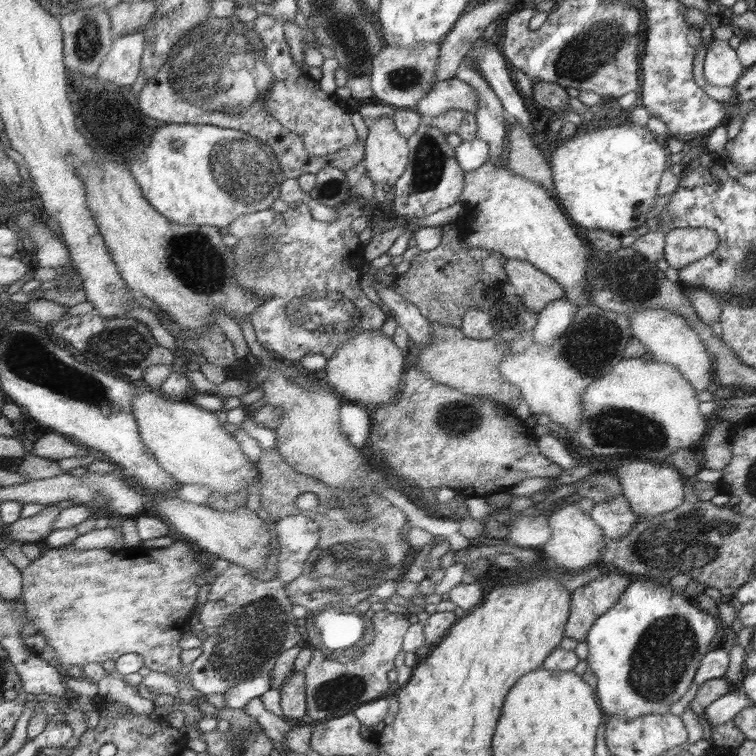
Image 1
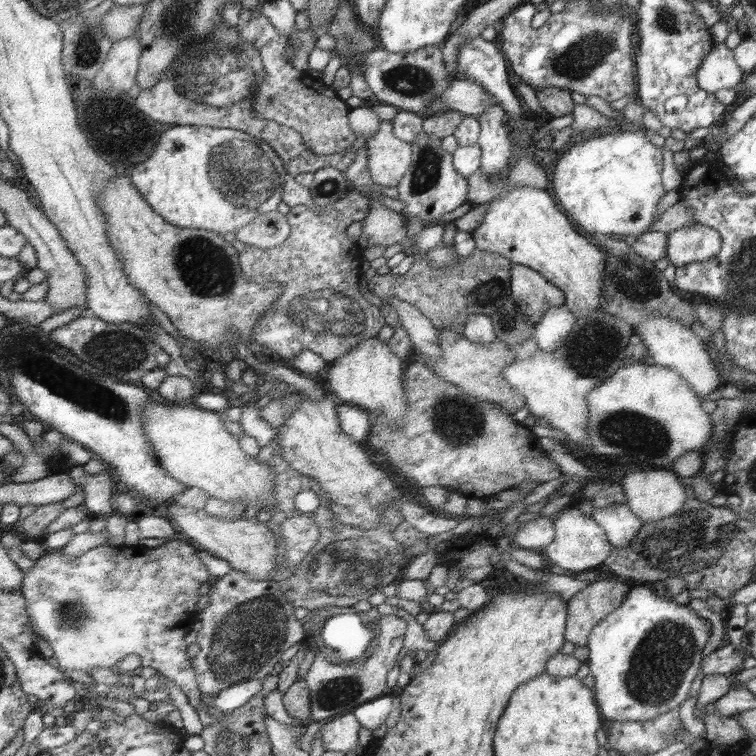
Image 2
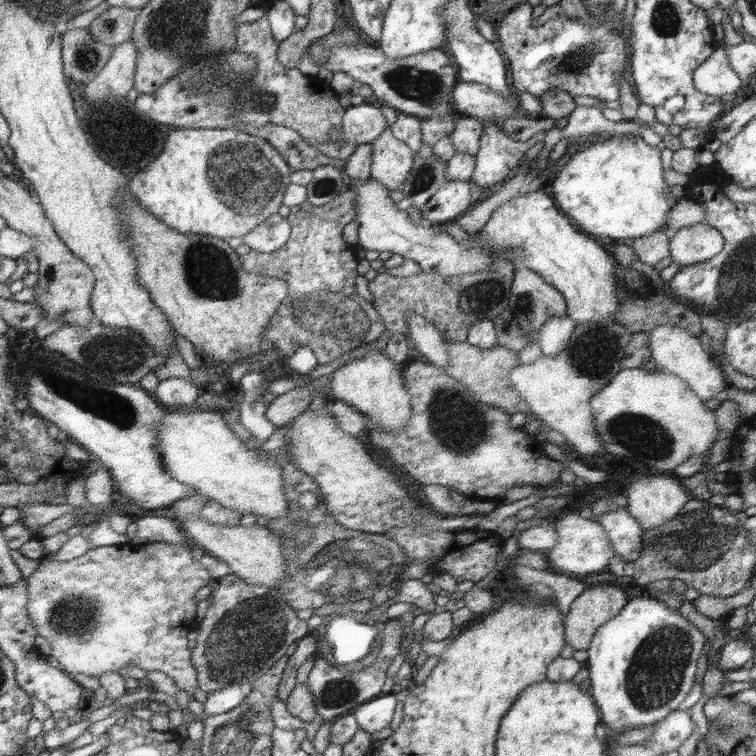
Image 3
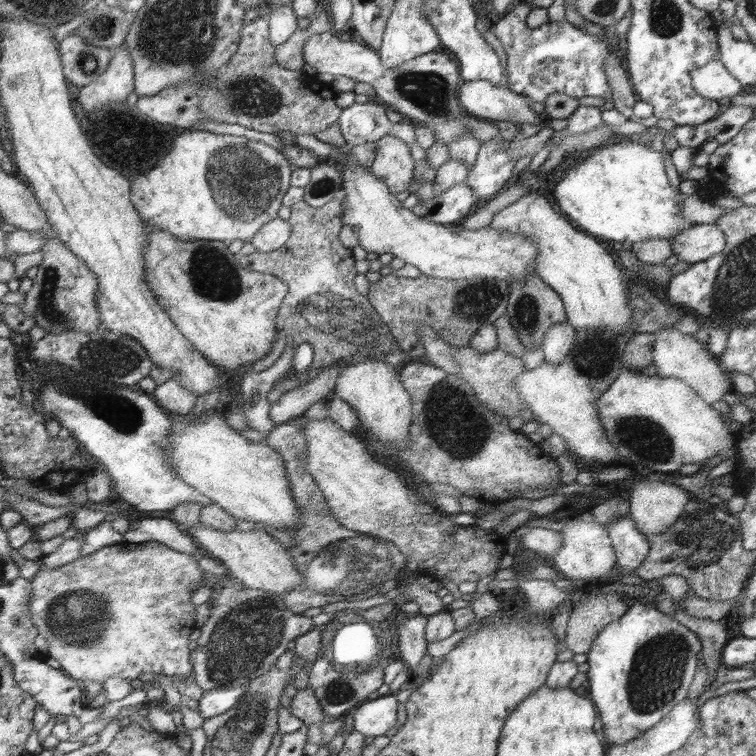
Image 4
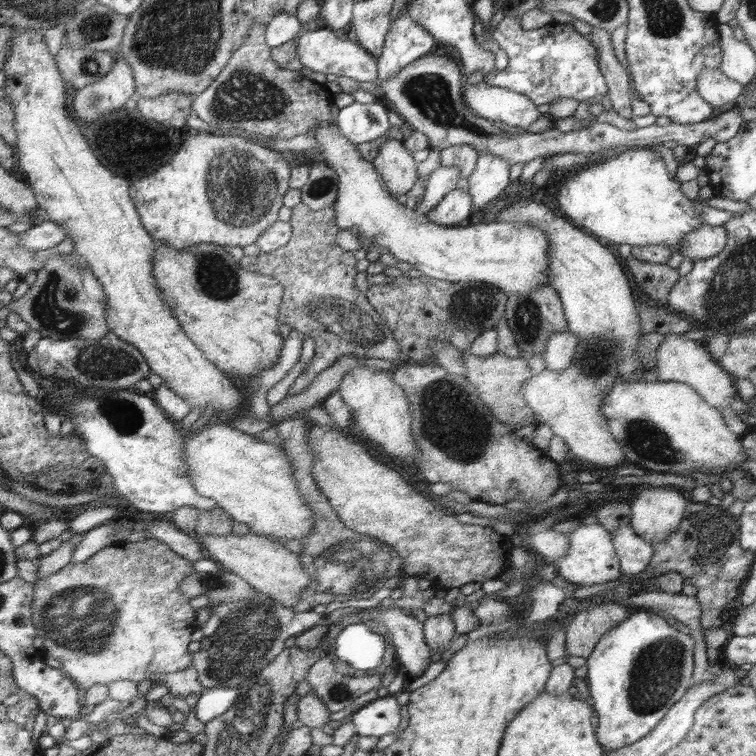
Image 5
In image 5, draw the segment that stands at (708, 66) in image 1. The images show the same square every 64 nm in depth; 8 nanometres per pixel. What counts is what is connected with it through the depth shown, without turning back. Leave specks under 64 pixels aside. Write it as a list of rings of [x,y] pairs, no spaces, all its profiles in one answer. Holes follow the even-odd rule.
[[[709,68],[697,76],[698,91],[715,110],[714,116],[739,105],[744,86],[730,80],[720,69]]]

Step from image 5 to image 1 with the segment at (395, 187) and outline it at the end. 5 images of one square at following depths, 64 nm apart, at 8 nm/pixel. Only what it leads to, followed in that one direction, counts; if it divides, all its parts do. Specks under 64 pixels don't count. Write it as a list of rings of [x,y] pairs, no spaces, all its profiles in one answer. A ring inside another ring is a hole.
[[[394,118],[374,119],[367,127],[364,168],[376,185],[394,186],[410,162],[408,140],[396,129]]]

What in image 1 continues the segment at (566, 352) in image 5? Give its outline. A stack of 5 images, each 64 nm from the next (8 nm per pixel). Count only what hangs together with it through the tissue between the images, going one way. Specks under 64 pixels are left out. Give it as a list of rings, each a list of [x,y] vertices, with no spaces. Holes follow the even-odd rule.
[[[566,297],[551,302],[537,314],[533,328],[533,342],[550,346],[554,344],[575,320],[579,311],[577,304],[572,304]]]

